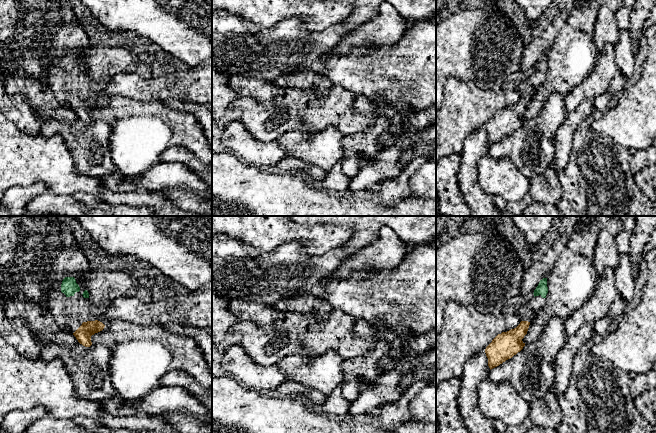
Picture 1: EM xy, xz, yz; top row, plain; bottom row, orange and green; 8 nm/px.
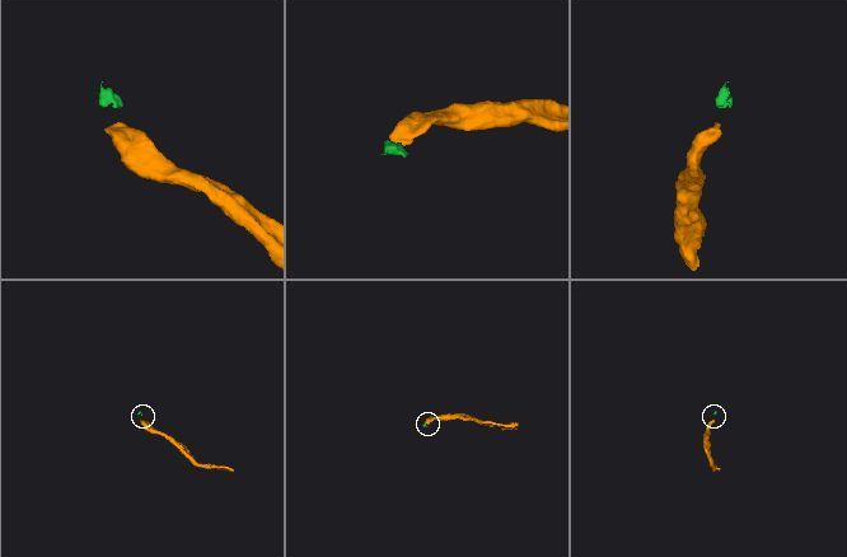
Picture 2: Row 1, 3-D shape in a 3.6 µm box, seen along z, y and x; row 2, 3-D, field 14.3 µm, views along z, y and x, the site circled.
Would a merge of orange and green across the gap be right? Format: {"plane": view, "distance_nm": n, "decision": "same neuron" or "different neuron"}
{"plane": "xy", "distance_nm": 190, "decision": "same neuron"}

